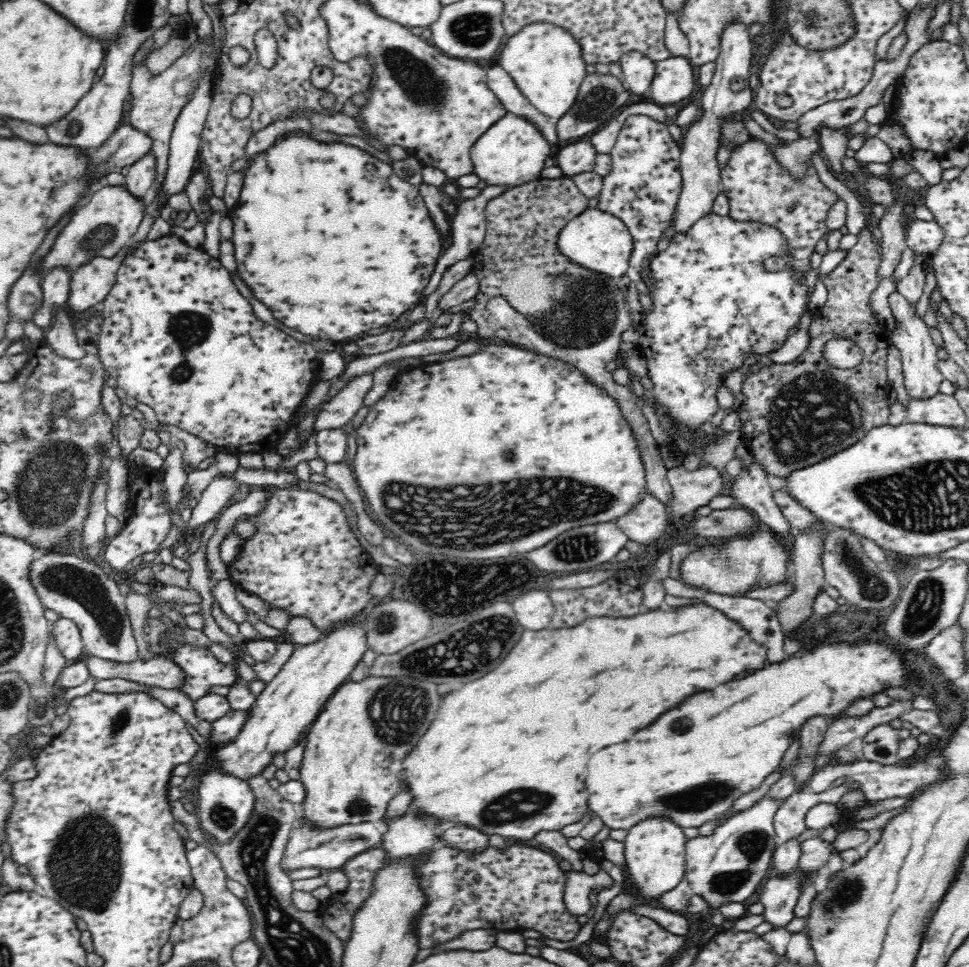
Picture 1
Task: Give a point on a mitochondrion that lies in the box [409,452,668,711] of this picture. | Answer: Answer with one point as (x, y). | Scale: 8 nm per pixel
(577, 548)

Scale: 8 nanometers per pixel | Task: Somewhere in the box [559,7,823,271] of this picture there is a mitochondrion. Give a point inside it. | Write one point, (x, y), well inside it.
(600, 101)

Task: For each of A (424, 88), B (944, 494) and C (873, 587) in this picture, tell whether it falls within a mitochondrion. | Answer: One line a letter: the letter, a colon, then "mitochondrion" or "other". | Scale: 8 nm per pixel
A: mitochondrion
B: mitochondrion
C: mitochondrion

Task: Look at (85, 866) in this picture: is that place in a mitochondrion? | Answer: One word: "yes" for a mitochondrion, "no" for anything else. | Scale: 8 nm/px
yes

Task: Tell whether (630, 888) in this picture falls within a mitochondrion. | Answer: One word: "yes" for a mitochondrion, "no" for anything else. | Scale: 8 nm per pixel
no

